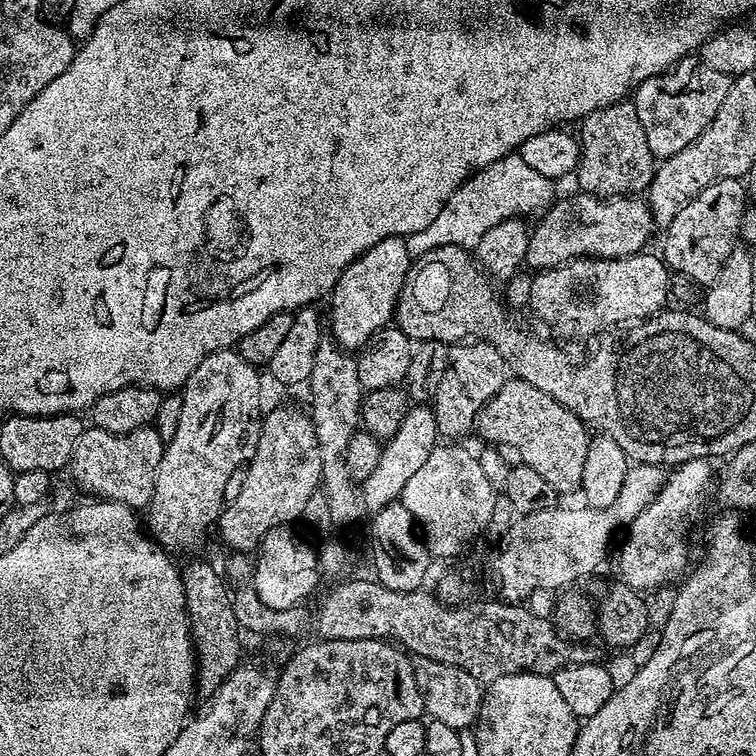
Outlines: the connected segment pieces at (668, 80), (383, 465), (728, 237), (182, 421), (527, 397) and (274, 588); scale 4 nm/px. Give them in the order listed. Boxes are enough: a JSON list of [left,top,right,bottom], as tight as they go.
[[634,58,731,161],[359,406,438,514],[662,180,746,286],[146,348,262,554],[474,378,590,494],[254,526,322,610]]

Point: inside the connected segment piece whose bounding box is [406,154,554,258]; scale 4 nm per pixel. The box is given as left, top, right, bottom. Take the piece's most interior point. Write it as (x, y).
(506, 189)

